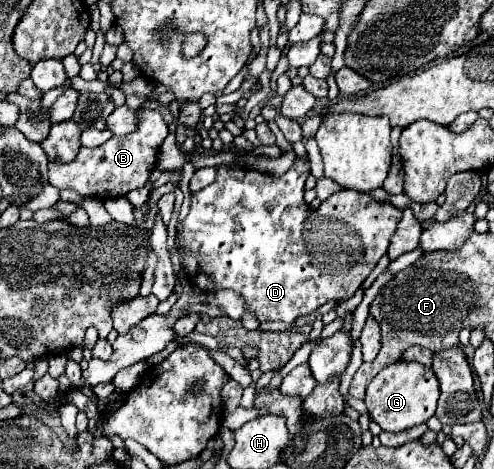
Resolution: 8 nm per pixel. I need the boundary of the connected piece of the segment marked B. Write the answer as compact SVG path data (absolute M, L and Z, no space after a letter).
M140 109L140 125L136 133L112 137L100 147L82 147L74 161L60 163L48 161L48 181L58 189L74 189L82 197L112 199L122 197L132 189L142 187L158 161L158 151L168 135L168 123L158 109Z

